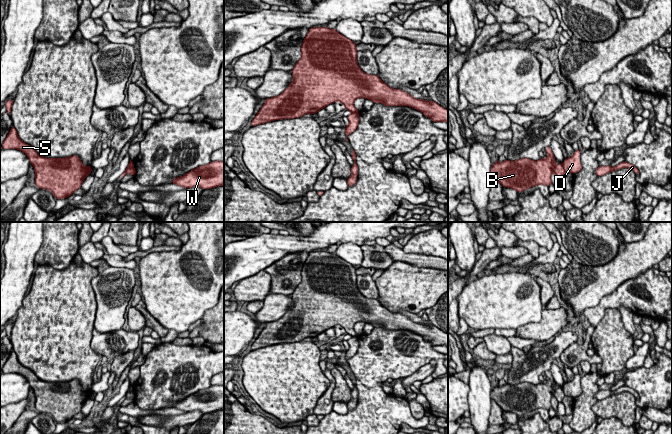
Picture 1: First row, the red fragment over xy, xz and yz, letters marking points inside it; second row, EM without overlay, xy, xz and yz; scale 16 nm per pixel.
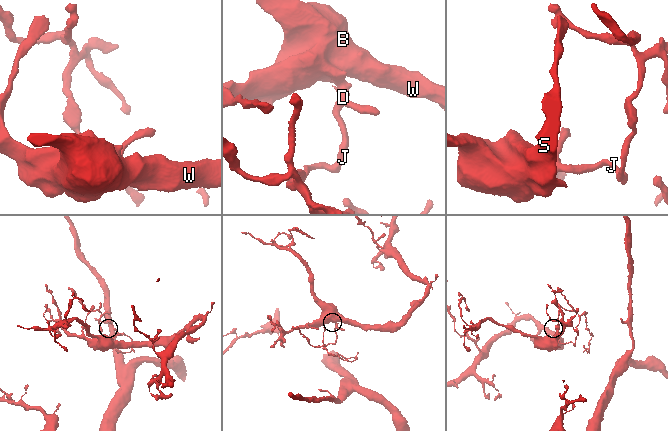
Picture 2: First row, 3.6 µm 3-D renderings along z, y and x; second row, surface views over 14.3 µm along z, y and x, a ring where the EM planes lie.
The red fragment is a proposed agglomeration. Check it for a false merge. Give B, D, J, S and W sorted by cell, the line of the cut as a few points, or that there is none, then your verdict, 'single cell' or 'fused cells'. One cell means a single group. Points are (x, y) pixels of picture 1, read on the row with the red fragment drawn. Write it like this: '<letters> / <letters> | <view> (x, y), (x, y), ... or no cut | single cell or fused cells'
B S W / D J | yz (561, 164), (565, 171) | fused cells

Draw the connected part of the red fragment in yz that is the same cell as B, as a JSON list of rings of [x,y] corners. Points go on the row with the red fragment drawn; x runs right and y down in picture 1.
[[[550,147],[545,148],[548,156],[538,161],[528,158],[516,161],[498,160],[491,167],[491,175],[495,176],[503,187],[508,187],[522,192],[536,185],[550,186],[551,175],[554,172],[557,177],[562,178],[565,173],[562,164],[555,163],[555,156]]]

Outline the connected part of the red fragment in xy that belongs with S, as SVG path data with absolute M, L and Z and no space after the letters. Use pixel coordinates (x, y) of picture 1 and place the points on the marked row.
M14 126L2 143L2 149L18 149L24 152L35 170L38 188L50 190L56 199L67 198L81 188L83 180L90 175L91 166L84 166L77 155L66 158L46 158L18 137Z

